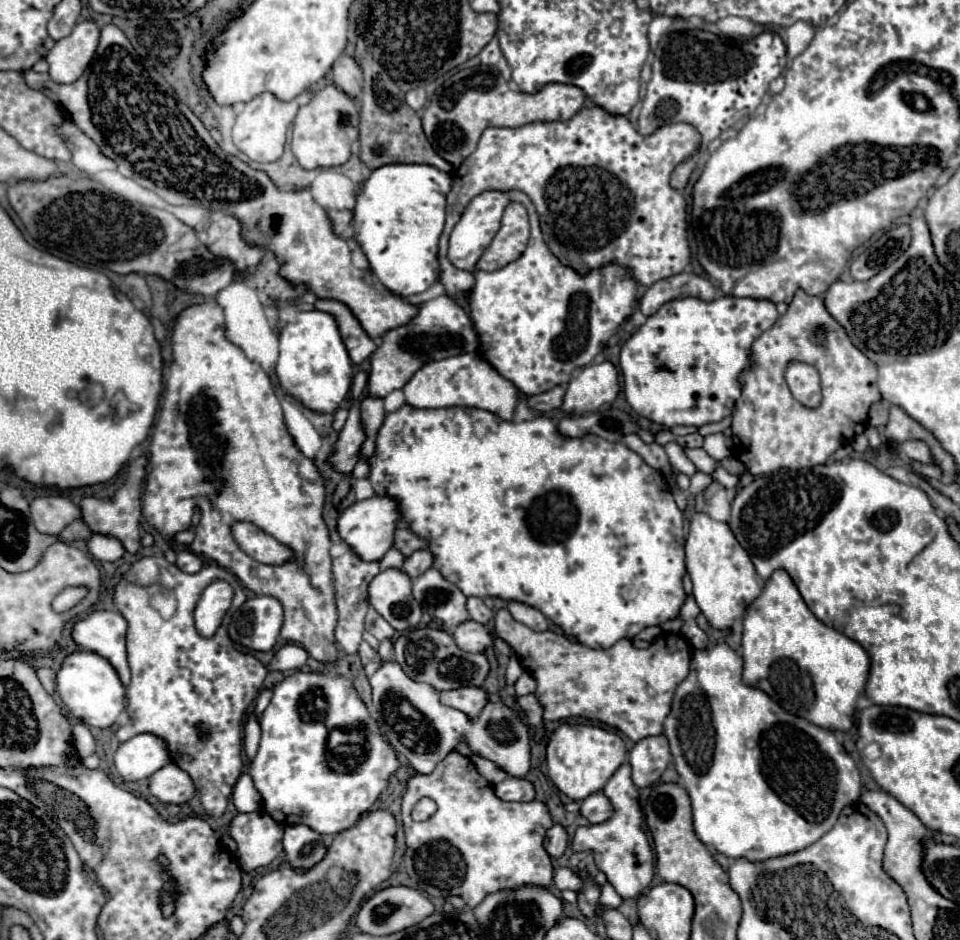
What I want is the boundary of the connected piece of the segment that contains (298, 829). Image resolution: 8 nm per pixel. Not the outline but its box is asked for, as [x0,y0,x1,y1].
[284,825,324,869]

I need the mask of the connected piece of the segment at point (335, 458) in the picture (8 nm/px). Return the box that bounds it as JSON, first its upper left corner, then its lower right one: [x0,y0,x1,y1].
[330,403,366,473]

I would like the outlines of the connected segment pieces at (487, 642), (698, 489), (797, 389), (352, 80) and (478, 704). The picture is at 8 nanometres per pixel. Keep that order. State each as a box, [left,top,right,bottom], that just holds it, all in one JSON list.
[[452,621,494,653],[690,473,714,495],[786,363,822,407],[332,55,362,97],[440,687,488,721]]

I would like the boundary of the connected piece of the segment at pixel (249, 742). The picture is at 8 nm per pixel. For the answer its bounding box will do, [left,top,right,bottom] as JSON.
[244,715,260,757]

